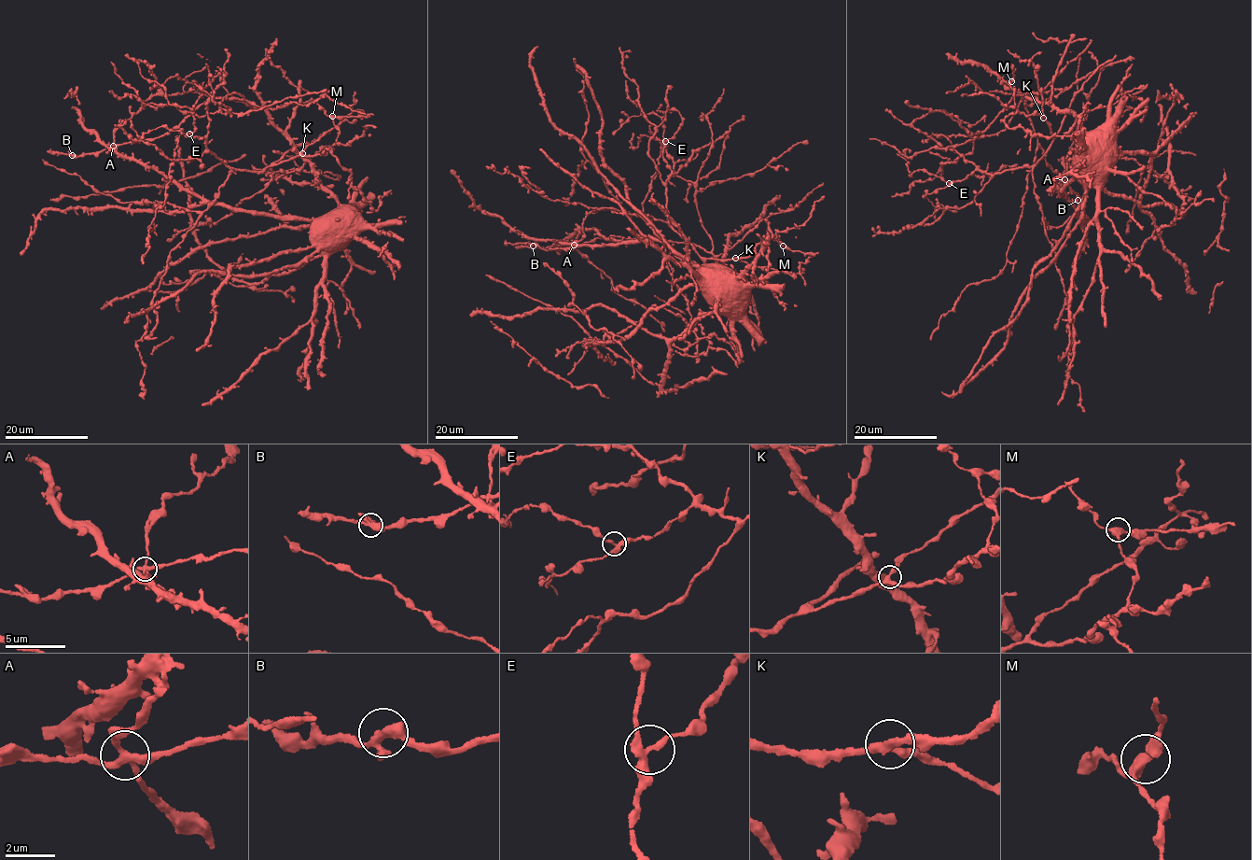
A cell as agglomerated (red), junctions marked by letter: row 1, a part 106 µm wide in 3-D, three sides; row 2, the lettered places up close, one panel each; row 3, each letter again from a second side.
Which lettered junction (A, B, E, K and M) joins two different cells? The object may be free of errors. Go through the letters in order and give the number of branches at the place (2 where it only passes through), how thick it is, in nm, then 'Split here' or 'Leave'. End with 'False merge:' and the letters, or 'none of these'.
A: Branches: 4. Thickness 300 nm. Split here
B: Branches: 4. Thickness 320 nm. Leave
E: Branches: 3. Thickness 320 nm. Leave
K: Branches: 3. Thickness 280 nm. Leave
M: Branches: 3. Thickness 320 nm. Leave
False merge: A

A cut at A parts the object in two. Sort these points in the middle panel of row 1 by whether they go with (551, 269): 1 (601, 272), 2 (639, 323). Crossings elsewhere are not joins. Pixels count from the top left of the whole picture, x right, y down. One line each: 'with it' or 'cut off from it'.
1: cut off from it
2: with it

